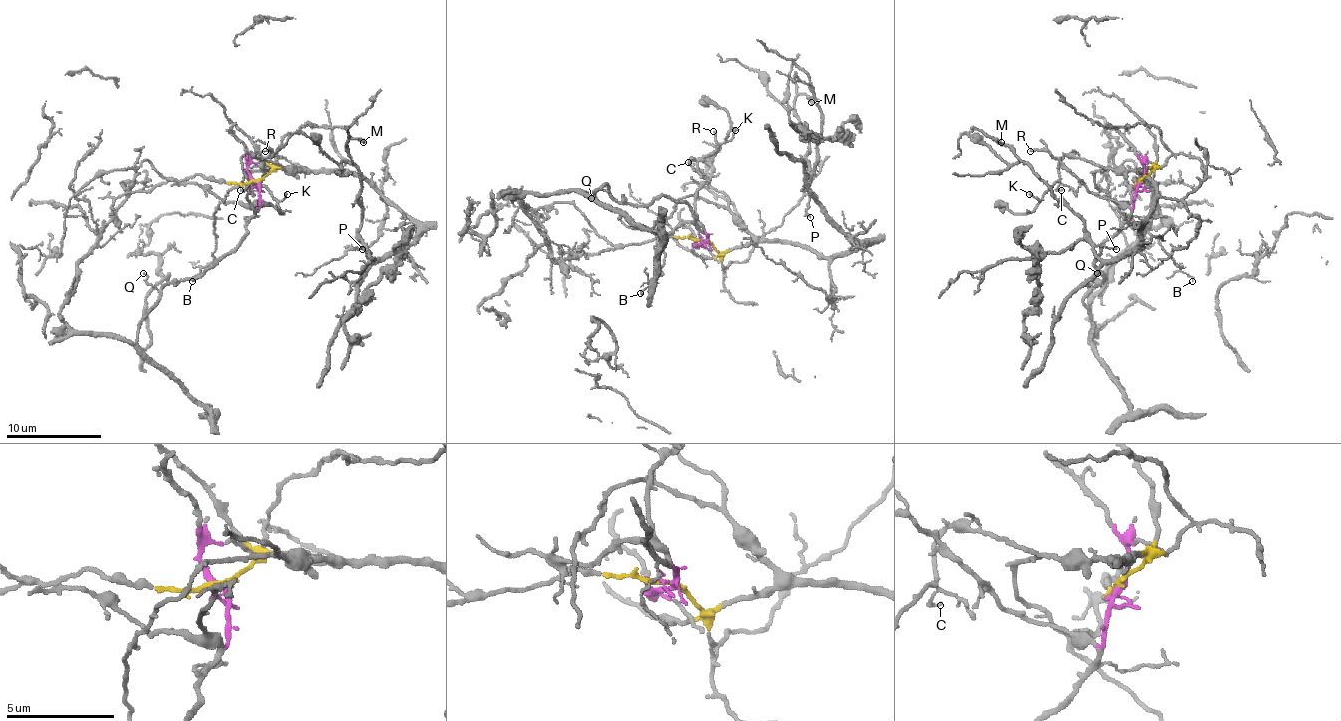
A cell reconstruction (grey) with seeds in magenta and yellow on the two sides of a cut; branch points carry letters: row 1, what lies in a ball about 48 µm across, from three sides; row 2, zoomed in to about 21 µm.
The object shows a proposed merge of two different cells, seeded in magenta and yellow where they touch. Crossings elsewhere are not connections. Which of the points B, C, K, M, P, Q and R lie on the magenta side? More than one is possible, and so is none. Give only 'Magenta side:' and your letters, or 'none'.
Magenta side: Q, R

